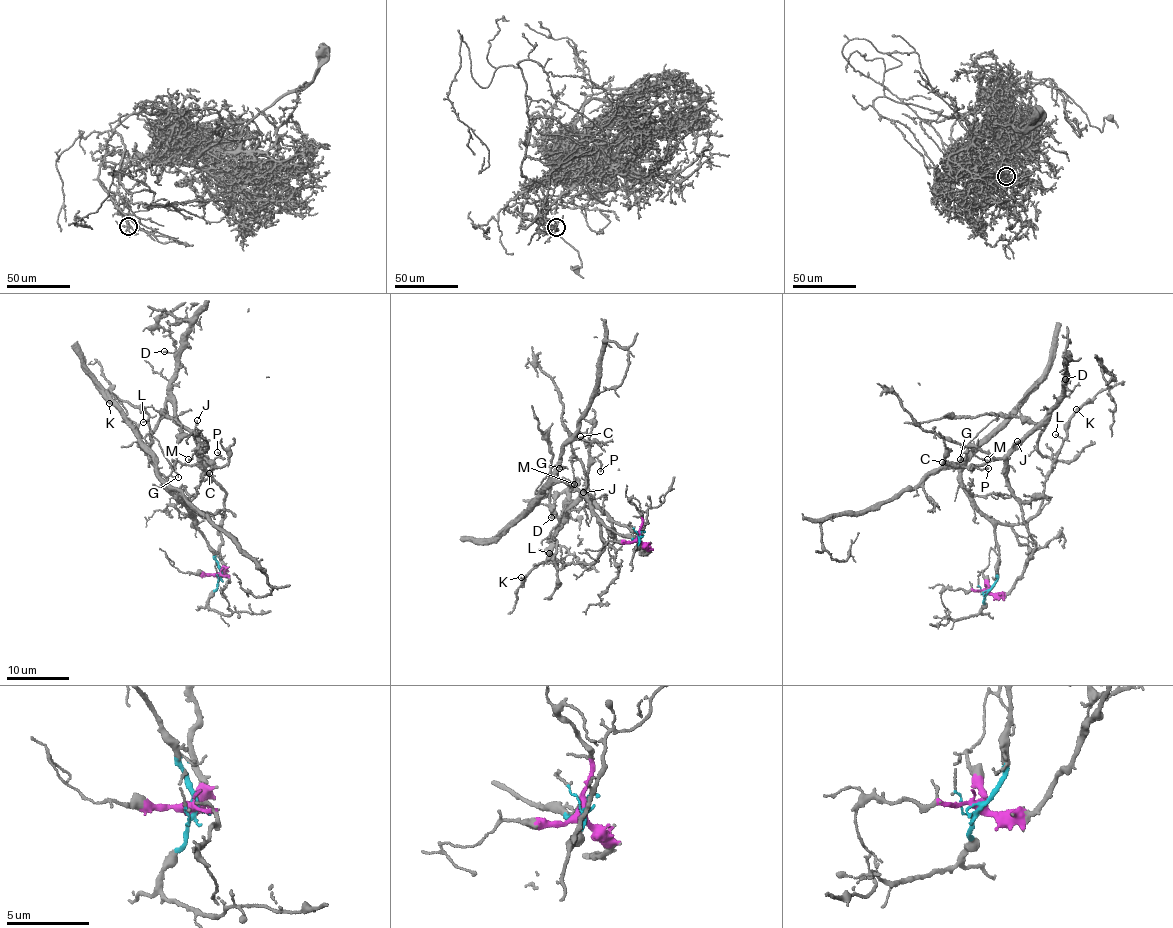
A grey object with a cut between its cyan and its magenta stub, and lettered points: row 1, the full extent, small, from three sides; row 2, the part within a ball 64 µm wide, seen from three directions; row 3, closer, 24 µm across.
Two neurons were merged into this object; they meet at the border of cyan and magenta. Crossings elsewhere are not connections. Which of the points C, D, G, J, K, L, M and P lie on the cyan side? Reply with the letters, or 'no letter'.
G, K, L

